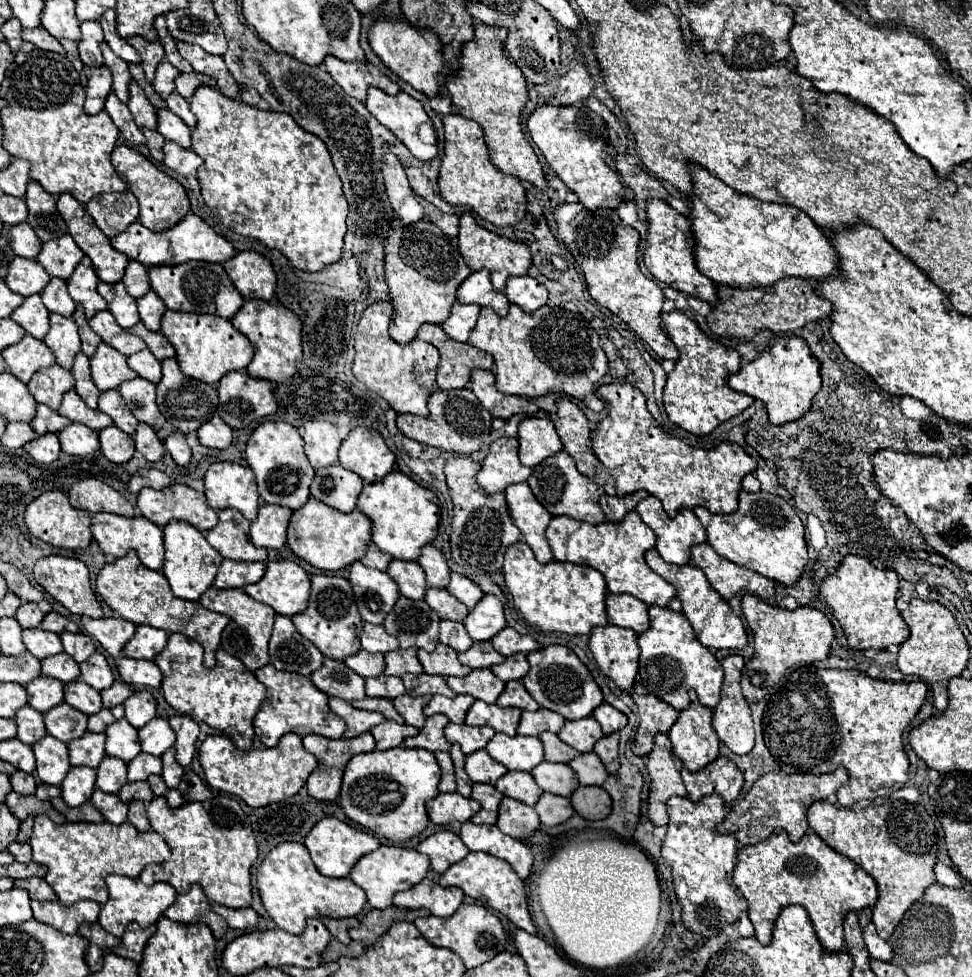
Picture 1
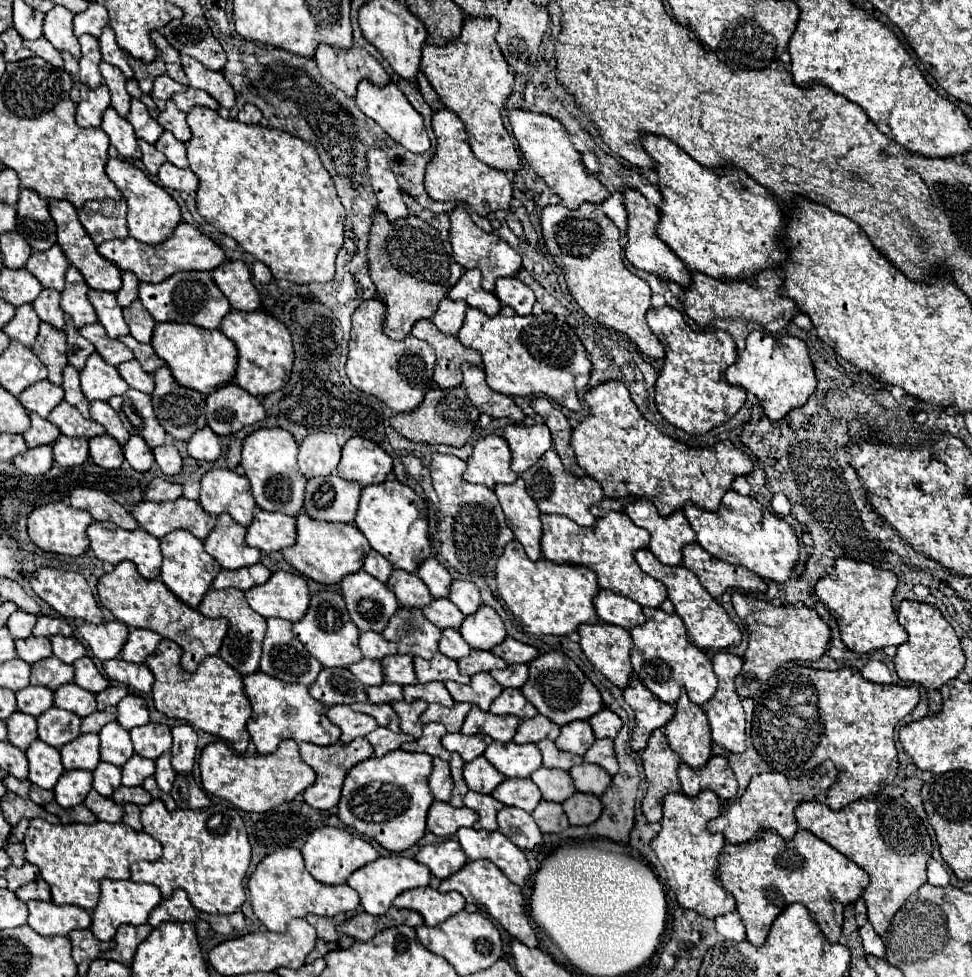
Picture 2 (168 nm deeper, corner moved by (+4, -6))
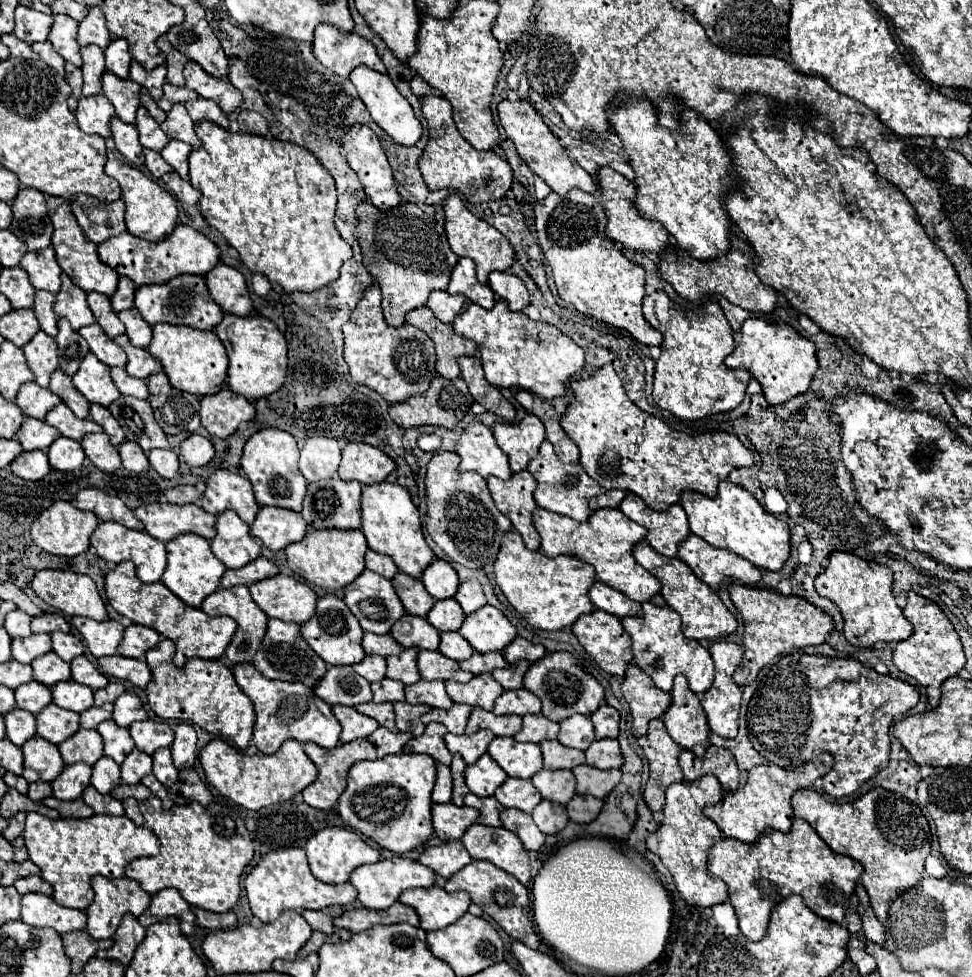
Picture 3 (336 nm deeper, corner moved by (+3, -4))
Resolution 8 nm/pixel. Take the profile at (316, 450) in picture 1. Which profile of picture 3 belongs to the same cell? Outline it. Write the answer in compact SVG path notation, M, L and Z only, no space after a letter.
M325 436L307 438L301 448L299 470L307 482L319 482L331 478L341 462L341 450L337 440Z

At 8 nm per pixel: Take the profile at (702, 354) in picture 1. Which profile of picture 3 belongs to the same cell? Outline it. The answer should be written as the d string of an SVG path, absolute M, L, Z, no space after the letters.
M657 290L643 298L643 314L647 322L663 334L661 356L655 362L655 386L653 386L653 400L661 408L673 412L681 420L699 420L709 414L733 410L743 402L751 374L743 368L731 370L725 366L725 358L733 352L735 340L733 340L733 330L717 300L709 298L695 310L687 310L687 308L681 308L677 302L673 302L663 290Z

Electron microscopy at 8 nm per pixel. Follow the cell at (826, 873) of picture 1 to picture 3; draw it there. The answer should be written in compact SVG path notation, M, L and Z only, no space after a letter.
M801 818L793 820L789 832L771 830L761 834L753 844L721 838L707 854L707 868L727 884L729 902L739 918L739 928L749 940L761 940L765 936L773 906L789 894L799 894L817 916L843 922L845 902L849 902L863 874L863 866L857 860L833 852Z

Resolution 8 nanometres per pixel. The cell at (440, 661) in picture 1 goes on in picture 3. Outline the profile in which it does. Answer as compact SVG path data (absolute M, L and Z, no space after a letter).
M420 650L419 672L425 680L457 680L457 682L469 682L473 678L471 672L465 672L459 668L455 660L445 658L439 650Z

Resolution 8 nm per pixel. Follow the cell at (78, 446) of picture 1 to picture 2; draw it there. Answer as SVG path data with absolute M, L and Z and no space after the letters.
M58 436L54 442L54 460L60 466L78 466L88 458L88 440L86 438L70 438Z

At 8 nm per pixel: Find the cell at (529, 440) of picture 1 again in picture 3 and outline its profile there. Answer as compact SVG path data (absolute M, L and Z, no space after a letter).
M527 414L517 424L493 424L491 432L499 448L509 456L513 472L525 470L533 454L537 454L537 446L545 440L543 422L533 414Z

